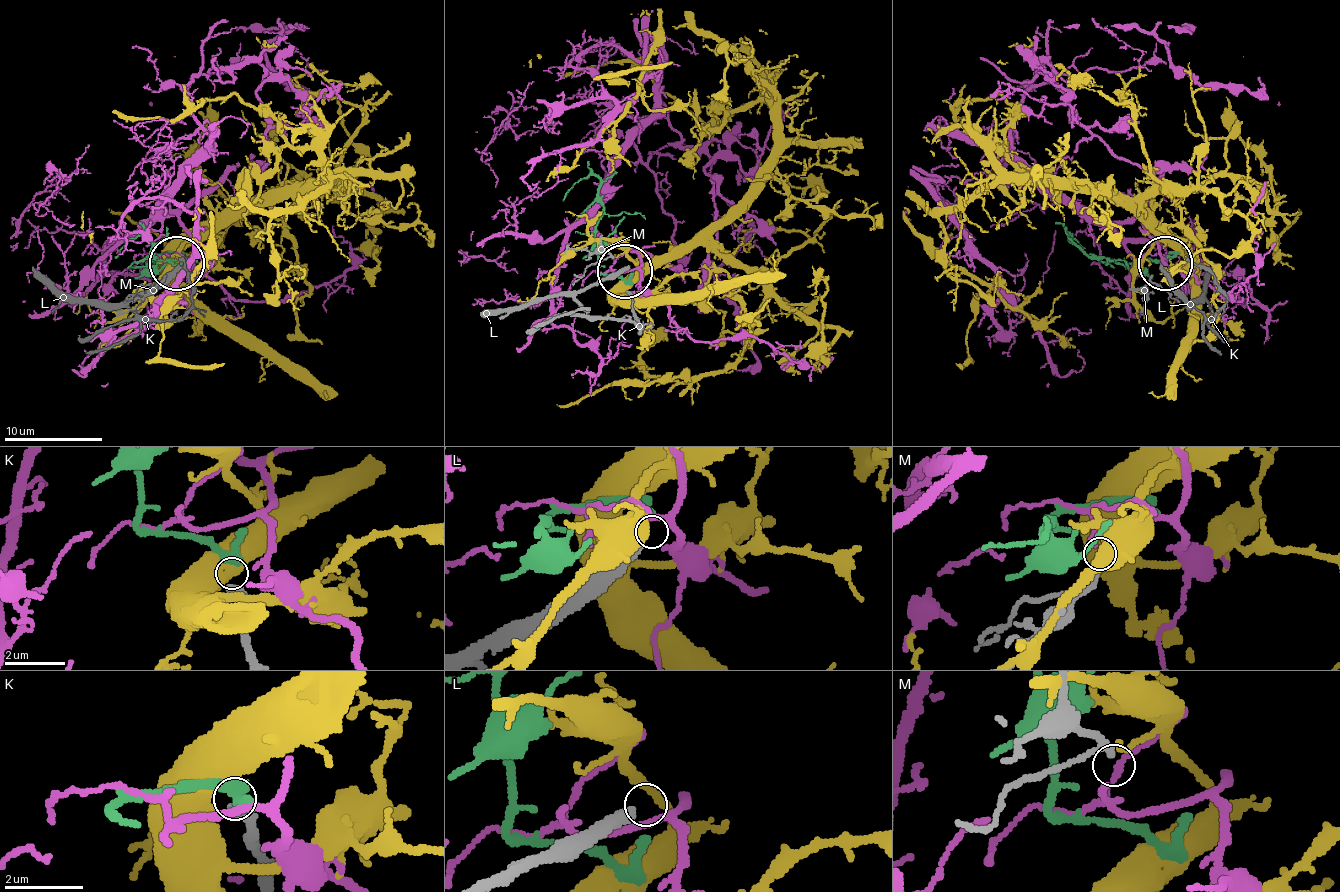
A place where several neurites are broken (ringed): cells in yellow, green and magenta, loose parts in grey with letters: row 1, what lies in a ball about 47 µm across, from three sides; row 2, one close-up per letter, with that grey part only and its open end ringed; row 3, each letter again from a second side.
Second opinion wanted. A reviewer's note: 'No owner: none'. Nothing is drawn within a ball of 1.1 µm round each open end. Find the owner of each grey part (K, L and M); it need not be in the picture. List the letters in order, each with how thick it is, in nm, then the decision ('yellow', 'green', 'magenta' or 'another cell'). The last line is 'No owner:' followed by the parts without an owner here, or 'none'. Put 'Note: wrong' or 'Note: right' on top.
Note: wrong
K: 320 nm | green
L: 360 nm | another cell
M: 110 nm | magenta
No owner: L

